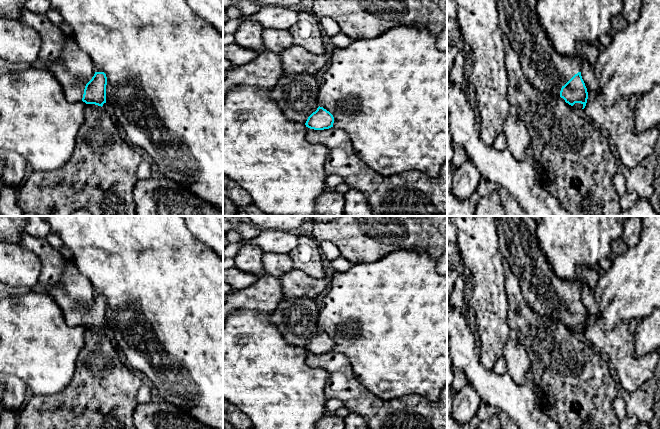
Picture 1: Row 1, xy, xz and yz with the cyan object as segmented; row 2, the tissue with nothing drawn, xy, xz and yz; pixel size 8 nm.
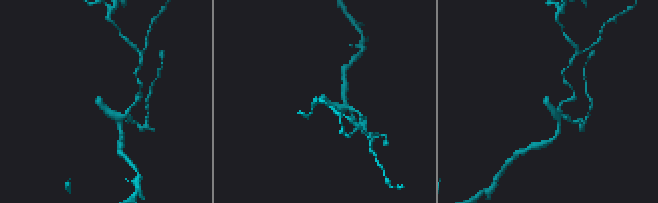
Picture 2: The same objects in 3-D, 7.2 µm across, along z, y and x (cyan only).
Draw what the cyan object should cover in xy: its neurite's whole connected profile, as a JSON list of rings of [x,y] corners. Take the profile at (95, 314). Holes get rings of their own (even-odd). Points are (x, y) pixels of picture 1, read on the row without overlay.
[[[70,262],[66,266],[58,286],[38,289],[48,294],[58,304],[68,325],[83,325],[86,328],[95,328],[101,331],[106,327],[106,298],[94,294],[92,283],[86,276],[78,271],[73,262]]]

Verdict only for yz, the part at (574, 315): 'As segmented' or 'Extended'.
Extended

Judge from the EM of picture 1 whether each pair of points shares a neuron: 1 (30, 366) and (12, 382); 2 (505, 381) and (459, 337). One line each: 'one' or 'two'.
1: two
2: one

